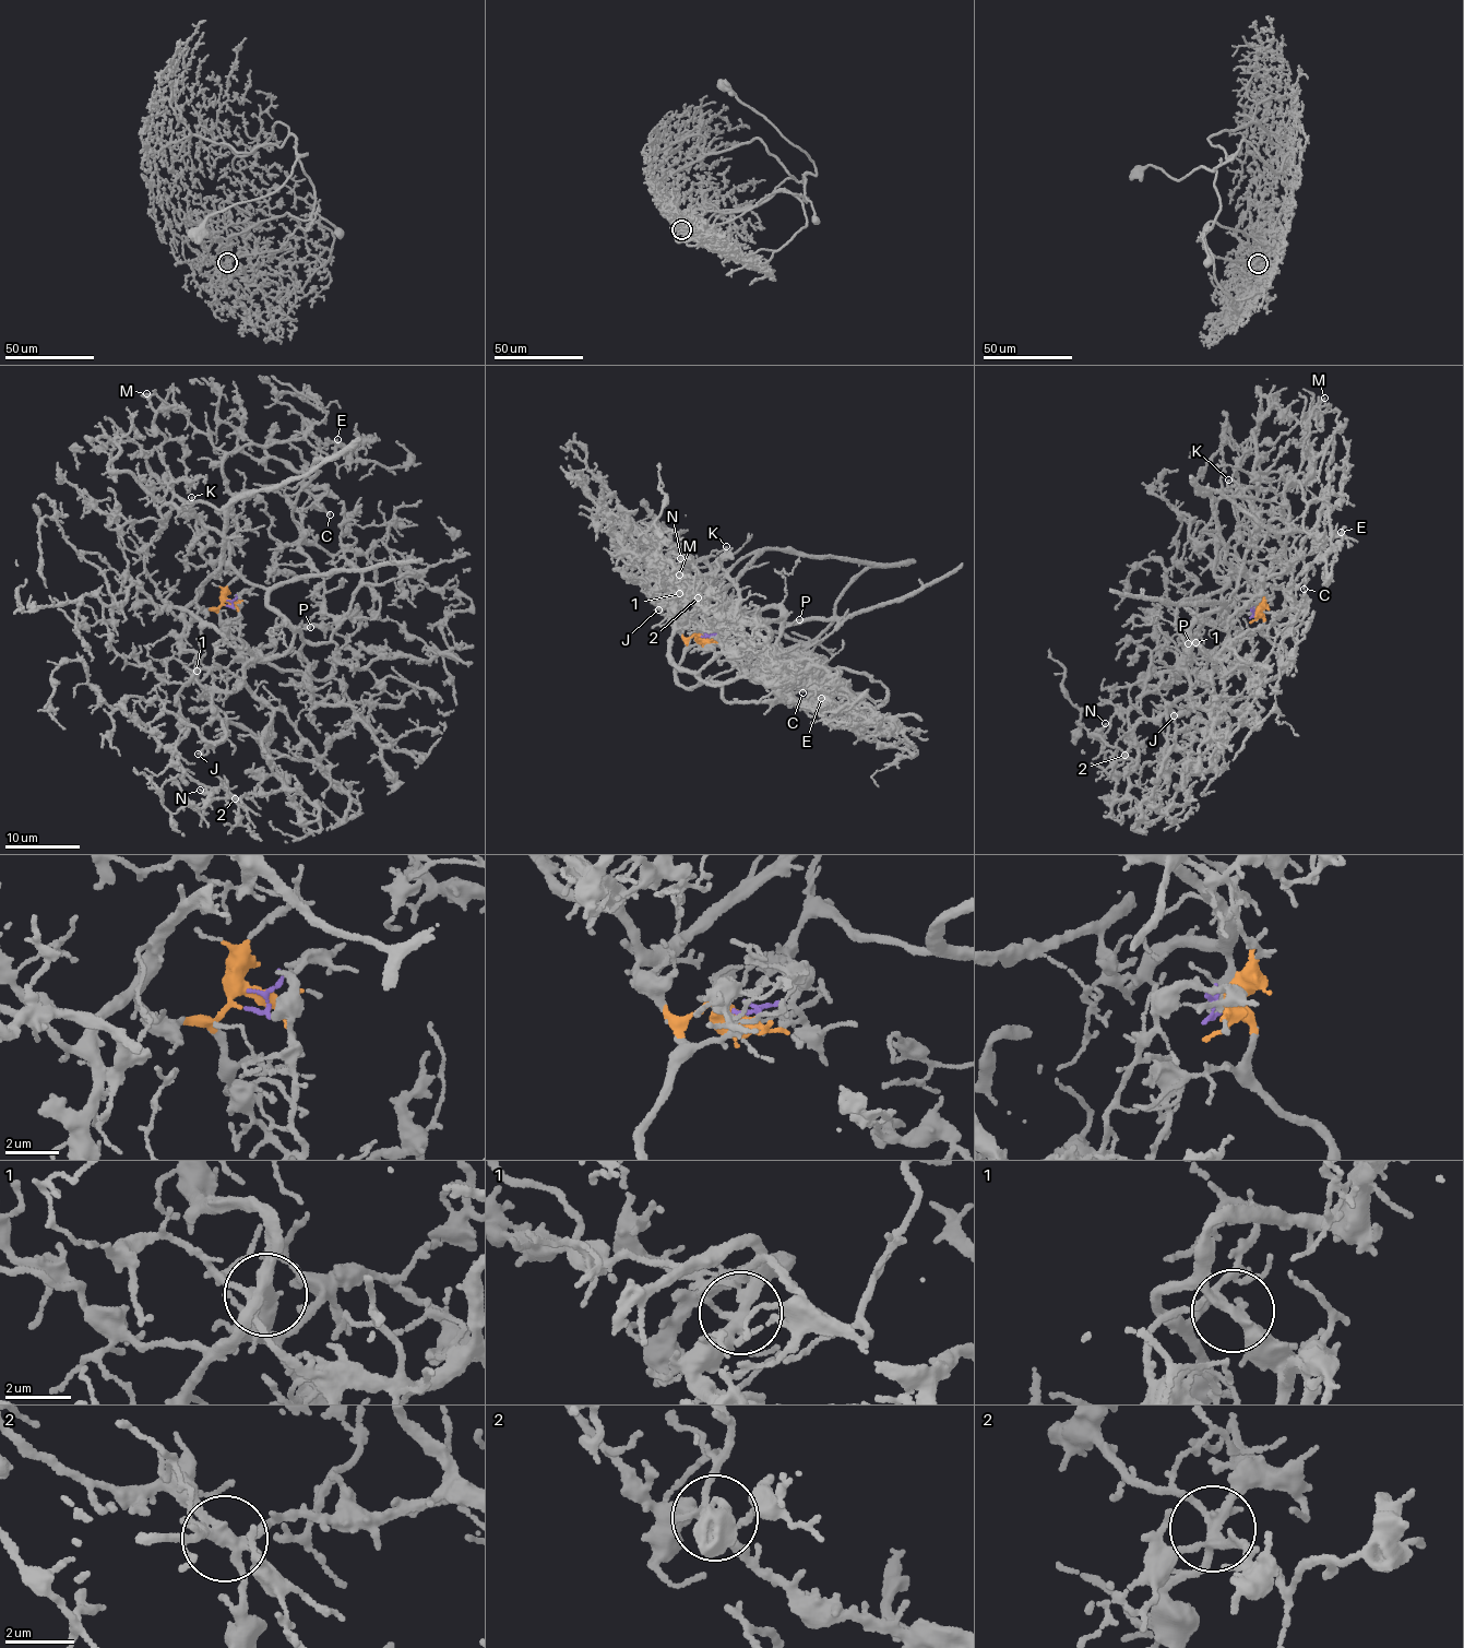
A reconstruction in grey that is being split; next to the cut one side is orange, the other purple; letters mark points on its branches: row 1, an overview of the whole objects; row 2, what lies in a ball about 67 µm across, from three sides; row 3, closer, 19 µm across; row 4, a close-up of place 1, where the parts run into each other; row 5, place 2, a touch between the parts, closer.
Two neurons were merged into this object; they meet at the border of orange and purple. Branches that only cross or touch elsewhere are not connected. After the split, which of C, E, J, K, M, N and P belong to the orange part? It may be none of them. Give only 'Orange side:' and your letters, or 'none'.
Orange side: C, E, J, M

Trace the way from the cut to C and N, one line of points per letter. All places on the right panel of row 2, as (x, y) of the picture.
C: (1253, 613), (1257, 588), (1227, 562), (1203, 487), (1280, 532), (1308, 531), (1326, 500), (1325, 545), (1304, 589)
N: (1253, 613), (1245, 609), (1215, 660), (1185, 653), (1189, 686), (1135, 726), (1134, 768), (1107, 746), (1106, 724)

